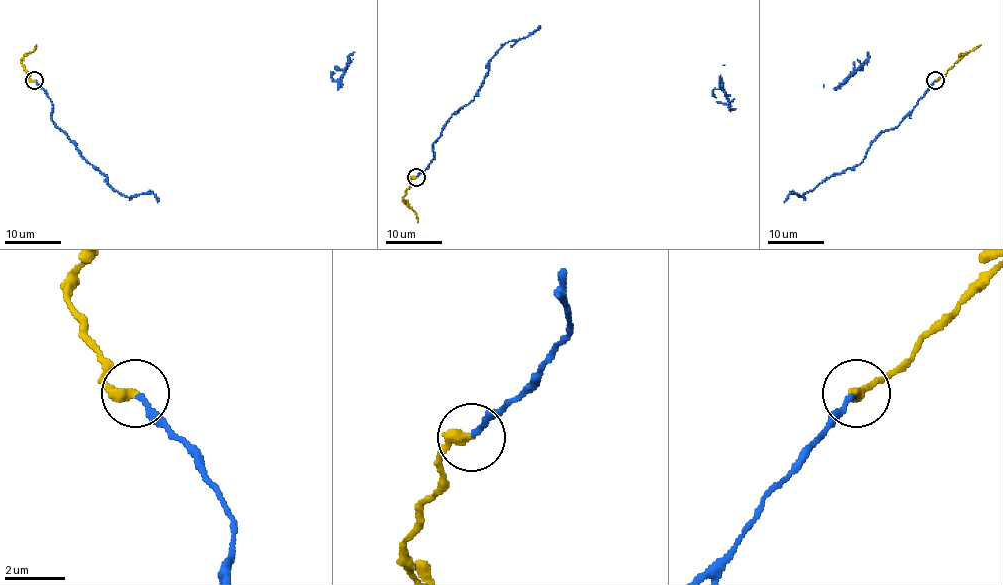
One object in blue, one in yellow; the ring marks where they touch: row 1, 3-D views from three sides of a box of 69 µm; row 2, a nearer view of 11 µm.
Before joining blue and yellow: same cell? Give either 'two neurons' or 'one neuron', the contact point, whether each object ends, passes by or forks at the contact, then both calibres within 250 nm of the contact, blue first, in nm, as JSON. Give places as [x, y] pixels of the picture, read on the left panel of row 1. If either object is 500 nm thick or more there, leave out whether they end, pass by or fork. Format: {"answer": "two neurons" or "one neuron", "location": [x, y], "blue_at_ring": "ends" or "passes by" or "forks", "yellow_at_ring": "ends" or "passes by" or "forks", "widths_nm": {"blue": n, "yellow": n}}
{"answer": "two neurons", "location": [34, 80], "blue_at_ring": "ends", "yellow_at_ring": "ends", "widths_nm": {"blue": 180, "yellow": 400}}

